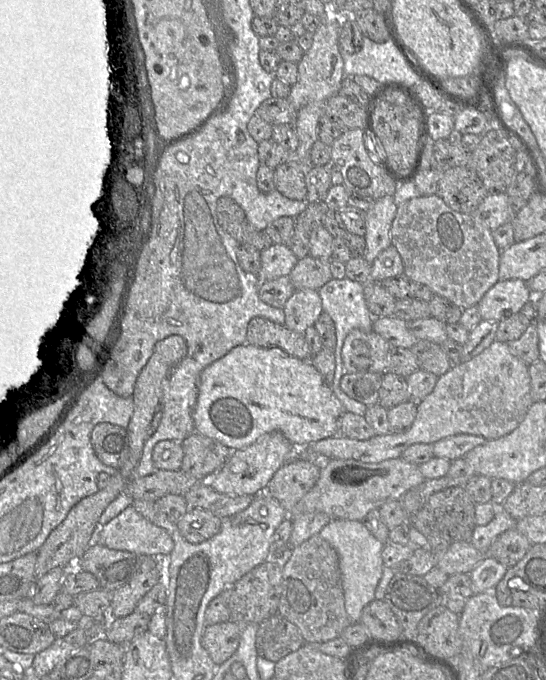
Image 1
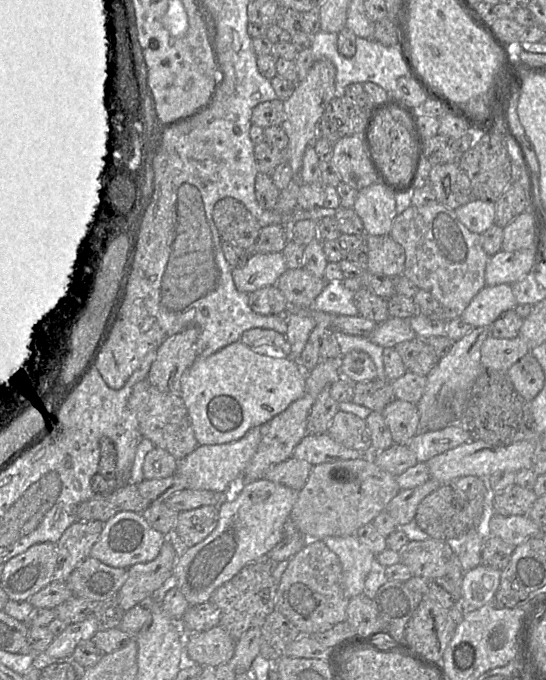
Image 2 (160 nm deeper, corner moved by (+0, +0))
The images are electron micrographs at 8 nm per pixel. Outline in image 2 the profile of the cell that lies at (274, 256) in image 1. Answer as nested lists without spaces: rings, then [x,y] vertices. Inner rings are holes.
[[[251,252],[244,266],[232,269],[232,277],[236,288],[249,294],[262,287],[275,285],[287,269],[282,252]]]

